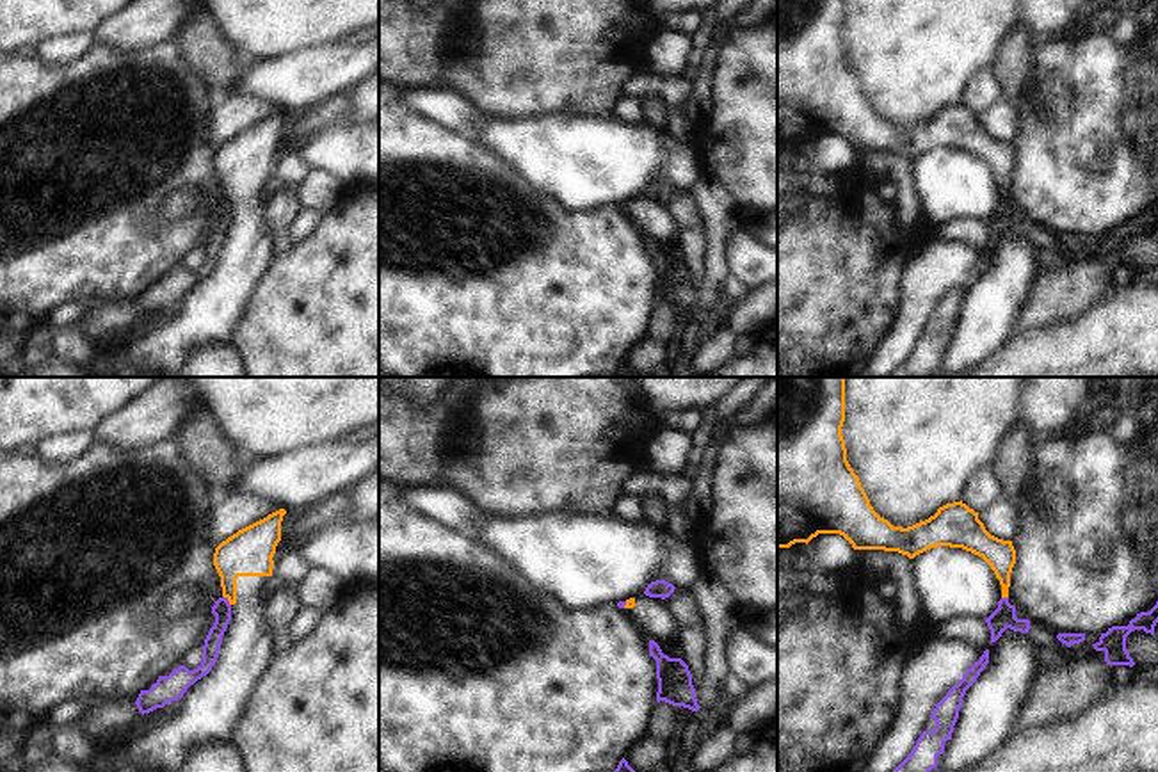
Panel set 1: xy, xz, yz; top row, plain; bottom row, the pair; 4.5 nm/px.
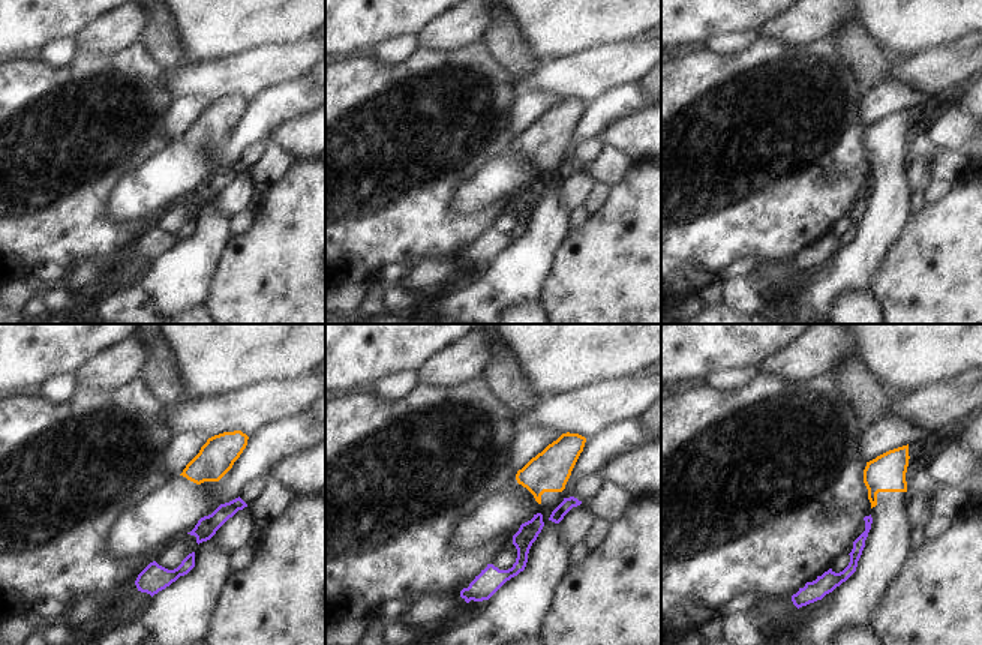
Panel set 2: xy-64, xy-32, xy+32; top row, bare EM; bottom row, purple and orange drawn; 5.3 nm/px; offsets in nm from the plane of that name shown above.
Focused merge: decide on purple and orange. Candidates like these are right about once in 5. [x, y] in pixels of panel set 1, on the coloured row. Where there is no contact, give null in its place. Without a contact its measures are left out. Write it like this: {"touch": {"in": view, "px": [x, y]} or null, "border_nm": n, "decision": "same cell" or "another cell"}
{"touch": {"in": "xy", "px": [226, 600]}, "border_nm": 70, "decision": "another cell"}

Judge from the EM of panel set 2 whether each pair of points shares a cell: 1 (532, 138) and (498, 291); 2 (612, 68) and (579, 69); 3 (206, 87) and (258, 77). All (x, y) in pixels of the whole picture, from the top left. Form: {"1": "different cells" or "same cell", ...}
{"1": "same cell", "2": "same cell", "3": "same cell"}

